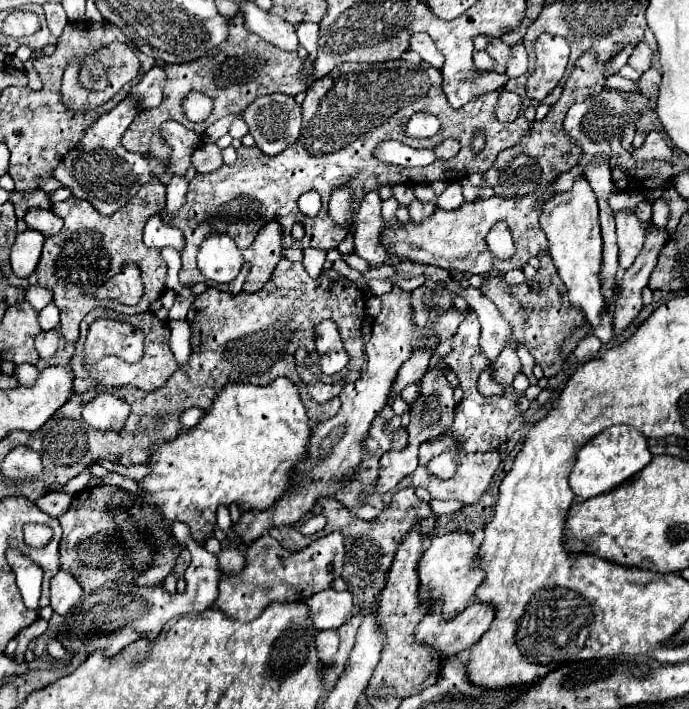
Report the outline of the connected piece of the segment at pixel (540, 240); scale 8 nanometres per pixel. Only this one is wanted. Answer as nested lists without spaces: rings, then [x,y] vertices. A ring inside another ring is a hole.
[[[552,185],[544,187],[544,191],[536,191],[528,197],[512,197],[512,199],[502,199],[502,197],[488,197],[488,199],[476,199],[470,203],[462,203],[458,209],[454,211],[442,211],[436,209],[428,219],[414,223],[400,223],[396,219],[392,221],[384,221],[380,237],[382,237],[382,245],[386,249],[388,255],[398,255],[404,257],[408,261],[416,261],[416,263],[430,263],[448,271],[456,271],[456,273],[484,273],[484,271],[500,271],[506,273],[510,269],[520,269],[528,263],[530,257],[536,257],[540,251],[548,249],[548,241],[544,237],[544,231],[538,225],[538,217],[540,217],[540,207],[538,199],[546,195],[546,199],[550,199],[552,195],[548,193]],[[496,221],[508,221],[510,229],[512,229],[512,237],[516,243],[516,257],[512,257],[512,261],[496,261],[484,243],[486,233],[490,231],[490,227]]]

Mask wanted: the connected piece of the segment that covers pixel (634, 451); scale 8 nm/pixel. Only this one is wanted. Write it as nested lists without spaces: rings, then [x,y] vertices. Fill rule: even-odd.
[[[614,425],[604,431],[600,431],[596,437],[592,437],[580,451],[574,463],[574,469],[570,473],[570,489],[576,493],[578,501],[592,499],[596,495],[608,493],[622,485],[626,479],[630,479],[636,471],[646,467],[650,463],[652,453],[648,451],[646,437],[628,427],[628,425]]]

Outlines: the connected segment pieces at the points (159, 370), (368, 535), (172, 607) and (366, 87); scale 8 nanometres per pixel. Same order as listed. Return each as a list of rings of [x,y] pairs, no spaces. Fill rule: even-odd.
[[[150,311],[146,313],[140,313],[140,315],[108,315],[108,313],[96,313],[92,315],[92,319],[118,319],[118,321],[126,321],[126,323],[132,323],[136,327],[140,327],[144,331],[144,357],[142,361],[138,363],[132,363],[128,365],[126,361],[118,359],[118,357],[104,357],[100,359],[96,365],[92,365],[88,369],[92,381],[100,383],[100,385],[106,385],[106,387],[124,387],[124,385],[132,385],[132,387],[140,387],[144,391],[156,391],[158,387],[162,387],[168,377],[178,369],[178,363],[170,351],[170,345],[168,345],[168,339],[170,339],[170,329],[168,329],[168,323],[166,321],[160,321],[158,317],[154,317]]]
[[[412,487],[398,491],[392,497],[388,509],[384,509],[384,513],[380,513],[380,517],[376,517],[372,521],[362,521],[362,519],[352,517],[348,509],[344,509],[338,501],[328,499],[328,497],[326,497],[326,507],[322,509],[322,515],[328,519],[328,525],[322,533],[338,531],[344,537],[346,559],[344,559],[344,567],[342,567],[342,579],[348,583],[348,591],[354,595],[354,605],[358,609],[366,609],[376,603],[378,593],[384,589],[386,573],[390,571],[394,553],[396,553],[402,537],[416,525],[420,525],[420,531],[424,535],[428,535],[434,531],[434,525],[438,519],[432,513],[430,505],[420,501],[414,495]]]
[[[182,522],[172,524],[172,534],[192,555],[192,563],[186,569],[186,591],[170,595],[162,585],[156,587],[110,587],[102,591],[94,591],[90,595],[84,595],[80,603],[66,615],[62,627],[60,627],[60,641],[66,651],[70,653],[84,653],[90,655],[92,649],[104,649],[108,657],[116,655],[120,649],[130,645],[138,639],[154,639],[160,635],[160,625],[164,625],[172,617],[202,613],[218,597],[218,583],[222,573],[218,571],[216,555],[208,553],[204,547],[200,547],[190,537],[189,527]]]
[[[398,59],[398,61],[384,61],[384,63],[342,63],[342,65],[338,65],[332,73],[328,73],[328,75],[326,75],[326,77],[322,77],[322,79],[318,79],[318,81],[316,81],[308,91],[306,91],[306,99],[304,99],[304,103],[302,103],[302,131],[300,131],[300,137],[296,139],[296,143],[294,143],[294,145],[290,145],[288,149],[284,149],[282,153],[278,153],[278,155],[274,155],[274,157],[264,155],[258,147],[244,147],[244,145],[242,145],[242,147],[238,149],[236,165],[232,165],[232,167],[222,165],[220,169],[216,169],[216,171],[212,171],[212,173],[198,173],[198,175],[190,181],[190,185],[188,185],[188,203],[186,203],[182,209],[178,209],[178,211],[176,211],[176,215],[168,221],[170,225],[178,227],[178,229],[184,233],[184,239],[186,239],[186,247],[184,247],[184,251],[188,251],[188,253],[186,253],[186,255],[188,255],[188,259],[184,261],[184,253],[182,253],[180,283],[188,285],[188,283],[200,283],[200,281],[206,281],[206,279],[204,279],[204,275],[196,269],[196,259],[194,259],[194,265],[192,265],[192,261],[190,261],[192,257],[190,257],[190,255],[192,255],[192,251],[198,251],[200,243],[202,243],[210,233],[216,233],[216,231],[218,231],[218,233],[226,233],[228,237],[232,237],[232,239],[234,239],[234,243],[246,243],[246,247],[250,247],[250,245],[252,245],[252,241],[254,241],[254,237],[256,237],[256,233],[260,231],[260,227],[262,227],[264,223],[268,223],[268,221],[270,221],[270,217],[271,220],[274,220],[273,217],[276,217],[275,221],[280,223],[284,235],[283,246],[286,249],[292,247],[298,249],[316,247],[316,249],[324,249],[324,251],[328,251],[328,249],[332,249],[332,247],[338,247],[338,245],[344,241],[344,237],[350,233],[351,220],[343,225],[336,223],[336,221],[332,221],[332,217],[330,217],[330,213],[328,213],[328,201],[330,201],[332,191],[334,191],[334,189],[338,189],[338,187],[342,187],[342,185],[352,185],[352,206],[354,206],[353,212],[356,213],[359,209],[360,201],[362,200],[364,193],[368,193],[370,189],[376,189],[378,185],[394,185],[394,183],[410,183],[410,185],[418,185],[418,183],[422,183],[422,175],[424,175],[424,183],[432,183],[432,181],[438,181],[438,179],[444,179],[446,183],[454,183],[454,181],[464,179],[464,177],[466,177],[466,175],[470,175],[470,173],[486,173],[486,171],[490,169],[492,161],[496,159],[496,155],[498,155],[502,149],[508,149],[508,147],[512,147],[512,145],[520,143],[520,141],[522,141],[522,137],[528,133],[528,121],[524,119],[524,113],[522,113],[516,121],[512,121],[512,123],[500,123],[500,121],[496,121],[496,115],[494,115],[494,103],[496,103],[496,97],[498,97],[498,95],[480,95],[480,97],[474,97],[472,101],[468,101],[468,105],[464,105],[462,109],[452,109],[452,107],[448,105],[446,97],[444,97],[444,91],[442,91],[442,73],[440,73],[440,69],[434,69],[434,67],[430,67],[428,63],[412,65],[412,63],[406,63],[406,61]],[[416,111],[430,111],[430,113],[434,113],[434,115],[442,121],[442,129],[440,129],[440,133],[436,133],[436,135],[434,135],[434,137],[430,137],[430,139],[410,139],[410,137],[406,137],[406,123],[408,123],[408,119],[410,119]],[[476,129],[484,129],[484,131],[486,131],[486,147],[484,147],[484,151],[482,151],[482,153],[472,155],[472,151],[470,151],[470,141],[472,141],[472,133],[474,133]],[[446,137],[454,137],[454,139],[458,139],[458,141],[460,141],[460,145],[462,145],[460,153],[458,153],[456,157],[452,157],[452,159],[442,159],[442,161],[436,161],[436,163],[432,163],[432,165],[428,165],[428,167],[410,167],[410,169],[408,169],[408,167],[402,167],[402,165],[382,163],[382,161],[378,161],[378,159],[374,159],[374,157],[372,157],[372,149],[374,149],[380,141],[386,141],[386,139],[400,139],[400,141],[404,141],[404,143],[408,143],[408,145],[412,145],[412,147],[434,147],[434,145],[438,145],[440,141],[444,141]],[[306,191],[316,191],[316,193],[320,193],[320,197],[322,197],[322,209],[320,209],[320,213],[318,213],[316,217],[306,217],[306,215],[302,215],[302,211],[298,209],[298,197],[300,197],[302,193],[306,193]],[[294,221],[300,221],[306,225],[305,235],[301,240],[291,238],[291,227],[294,225]]]

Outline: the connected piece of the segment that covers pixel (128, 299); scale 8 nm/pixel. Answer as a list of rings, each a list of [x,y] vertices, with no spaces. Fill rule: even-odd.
[[[126,261],[120,269],[120,273],[116,273],[114,277],[110,277],[104,285],[100,285],[94,293],[94,297],[98,299],[114,299],[120,305],[136,305],[140,301],[144,293],[142,287],[142,279],[140,279],[140,269],[132,263]]]

